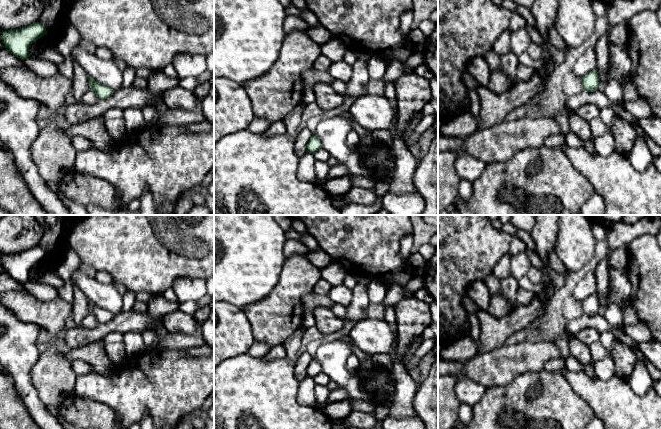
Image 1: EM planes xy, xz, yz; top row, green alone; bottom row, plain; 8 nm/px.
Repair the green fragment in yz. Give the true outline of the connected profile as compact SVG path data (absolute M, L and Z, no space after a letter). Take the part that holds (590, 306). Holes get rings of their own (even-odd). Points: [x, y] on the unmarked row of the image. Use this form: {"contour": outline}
{"contour": "M593 293L591 296L586 298L582 303L583 313L587 316L595 316L600 313L599 299L597 293Z"}

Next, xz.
{"contour": "M313 359L307 367L307 376L314 378L316 375L322 372L321 365Z"}

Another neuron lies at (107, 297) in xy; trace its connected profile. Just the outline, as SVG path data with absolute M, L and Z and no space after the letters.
M82 266L72 273L71 280L96 306L111 312L113 315L121 313L122 294L117 290L117 285L105 285L97 281L95 277L86 275Z

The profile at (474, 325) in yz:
M468 313L467 318L469 323L470 335L472 336L474 340L479 340L481 328L480 328L480 322L477 316Z

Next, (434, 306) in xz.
M435 301L430 304L431 321L434 324L438 324L438 303Z

